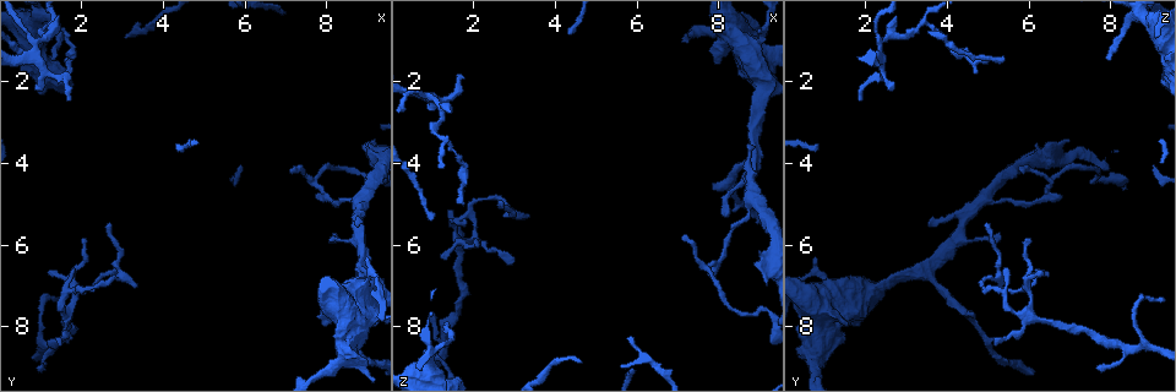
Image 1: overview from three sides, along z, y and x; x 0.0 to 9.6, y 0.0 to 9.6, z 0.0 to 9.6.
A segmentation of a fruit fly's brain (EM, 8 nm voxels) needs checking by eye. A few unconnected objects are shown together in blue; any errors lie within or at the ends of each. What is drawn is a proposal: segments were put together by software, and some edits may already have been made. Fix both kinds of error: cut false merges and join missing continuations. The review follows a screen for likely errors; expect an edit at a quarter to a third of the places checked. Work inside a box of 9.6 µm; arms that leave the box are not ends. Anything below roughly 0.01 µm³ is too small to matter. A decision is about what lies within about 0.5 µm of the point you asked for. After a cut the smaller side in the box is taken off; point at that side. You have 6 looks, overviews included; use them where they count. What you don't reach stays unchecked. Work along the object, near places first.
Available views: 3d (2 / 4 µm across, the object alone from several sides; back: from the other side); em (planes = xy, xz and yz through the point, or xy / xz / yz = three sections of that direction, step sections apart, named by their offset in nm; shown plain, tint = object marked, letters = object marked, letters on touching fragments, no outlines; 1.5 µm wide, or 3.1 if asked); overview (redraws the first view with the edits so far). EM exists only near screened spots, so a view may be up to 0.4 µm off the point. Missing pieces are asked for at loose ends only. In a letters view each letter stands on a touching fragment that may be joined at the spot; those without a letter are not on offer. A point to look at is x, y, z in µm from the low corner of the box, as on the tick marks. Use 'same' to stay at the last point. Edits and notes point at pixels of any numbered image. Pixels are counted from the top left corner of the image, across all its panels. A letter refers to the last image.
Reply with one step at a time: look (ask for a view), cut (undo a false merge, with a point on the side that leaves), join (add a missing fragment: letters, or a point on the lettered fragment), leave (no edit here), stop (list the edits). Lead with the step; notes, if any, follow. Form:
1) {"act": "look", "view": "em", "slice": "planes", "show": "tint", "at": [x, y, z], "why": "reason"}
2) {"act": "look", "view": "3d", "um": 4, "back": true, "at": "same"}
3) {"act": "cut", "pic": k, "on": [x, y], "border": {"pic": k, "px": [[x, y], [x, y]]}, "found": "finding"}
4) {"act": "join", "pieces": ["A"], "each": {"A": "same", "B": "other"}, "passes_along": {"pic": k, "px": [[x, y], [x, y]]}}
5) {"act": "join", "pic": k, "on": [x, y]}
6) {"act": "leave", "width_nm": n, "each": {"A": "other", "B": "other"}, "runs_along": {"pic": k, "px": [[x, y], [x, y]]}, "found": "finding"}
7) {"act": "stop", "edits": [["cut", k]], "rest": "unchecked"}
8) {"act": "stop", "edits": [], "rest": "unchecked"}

{"act": "look", "view": "3d", "um": 4, "at": [8.75, 5.55, 3.50], "why": "free end"}

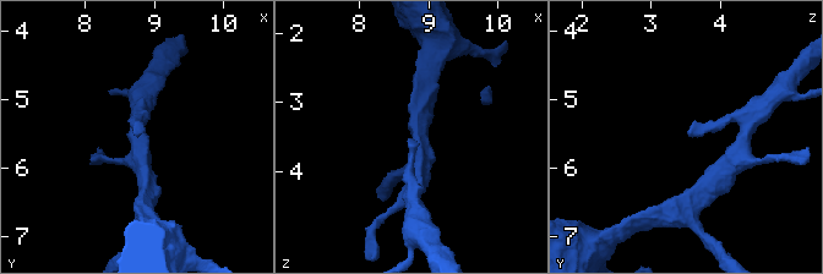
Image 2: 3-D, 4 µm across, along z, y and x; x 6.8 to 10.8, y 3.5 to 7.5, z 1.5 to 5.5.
{"act": "look", "view": "em", "slice": "xz", "step": 4, "show": "tint", "at": [8.70, 5.45, 3.50], "why": "shape alone is not enough"}

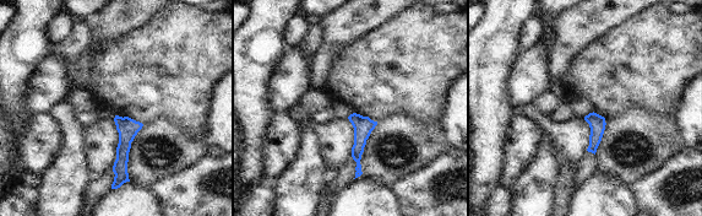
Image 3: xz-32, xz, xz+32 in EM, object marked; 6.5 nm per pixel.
{"act": "look", "view": "em", "slice": "xz", "step": 4, "show": "letters", "at": "same"}

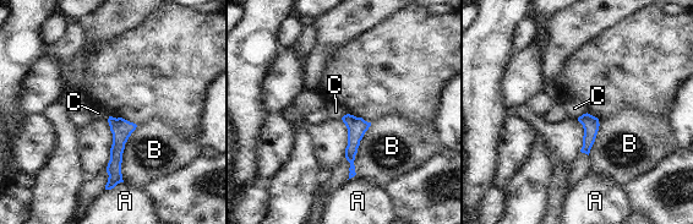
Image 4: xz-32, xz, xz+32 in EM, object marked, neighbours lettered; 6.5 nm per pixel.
{"act": "leave", "each": {"A": "other", "B": "other", "C": "other"}, "runs_along": {"pic": 4, "px": [[112, 120], [118, 126], [113, 182]]}, "found": "none of them fits"}

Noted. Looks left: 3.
{"act": "look", "view": "em", "um": 3.1, "slice": "xy", "step": 8, "show": "tint", "at": [8.95, 6.90, 1.05], "why": "abrupt turn"}

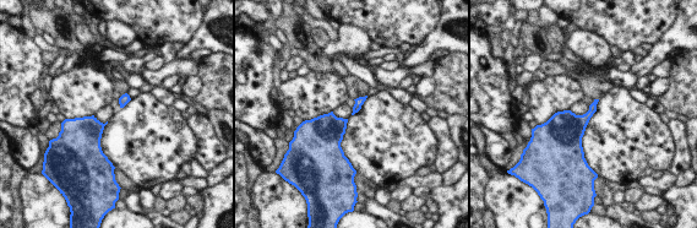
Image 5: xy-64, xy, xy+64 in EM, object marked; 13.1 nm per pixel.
{"act": "look", "view": "em", "um": 3.1, "slice": "planes", "show": "tint", "at": "same"}

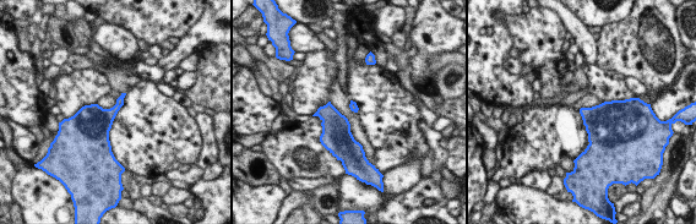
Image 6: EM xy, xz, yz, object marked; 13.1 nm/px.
{"act": "look", "view": "em", "um": 3.1, "slice": "planes", "show": "letters", "at": "same", "why": "what lies round it"}

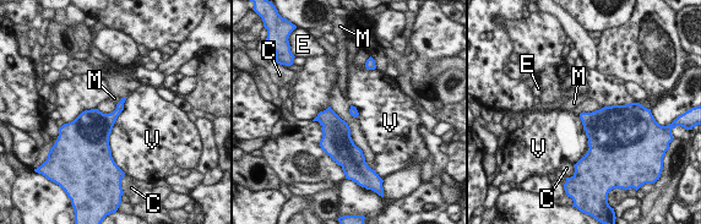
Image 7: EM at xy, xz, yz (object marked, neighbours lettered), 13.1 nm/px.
{"act": "leave", "each": {"C": "other", "E": "other", "M": "other", "V": "other"}, "border": {"pic": 7, "px": [[126, 98], [109, 136], [110, 154]]}, "found": "one neuron here"}

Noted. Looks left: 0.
{"act": "stop", "edits": [], "rest": "unchecked"}

